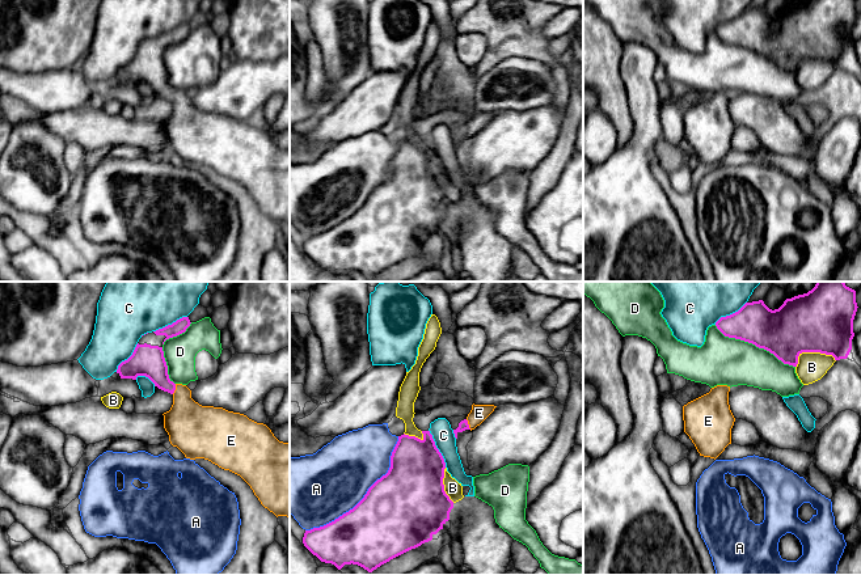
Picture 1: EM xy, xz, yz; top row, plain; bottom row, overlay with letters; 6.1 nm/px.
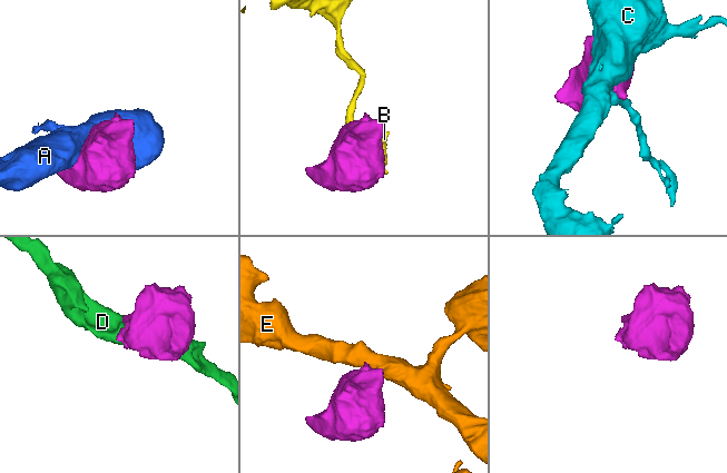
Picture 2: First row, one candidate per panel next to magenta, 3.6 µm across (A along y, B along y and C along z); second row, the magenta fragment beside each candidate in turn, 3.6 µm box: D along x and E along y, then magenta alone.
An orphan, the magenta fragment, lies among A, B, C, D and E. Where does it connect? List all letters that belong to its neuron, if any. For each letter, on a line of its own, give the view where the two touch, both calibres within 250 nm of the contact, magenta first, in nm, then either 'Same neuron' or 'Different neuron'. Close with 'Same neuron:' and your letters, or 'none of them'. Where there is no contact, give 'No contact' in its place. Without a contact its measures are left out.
A: Touches magenta in xz. Thickness 480 nm (magenta) against 420 nm. Different neuron
B: Touches magenta in yz. Thickness 380 nm (magenta) against 180 nm. Different neuron
C: Touches magenta in xz. Thickness 360 nm (magenta) against 130 nm. Different neuron
D: Touches magenta in yz. Thickness 320 nm (magenta) against 300 nm. Different neuron
E: Touches magenta in xy. Thickness 190 nm (magenta) against 300 nm. Same neuron
Same neuron: E

